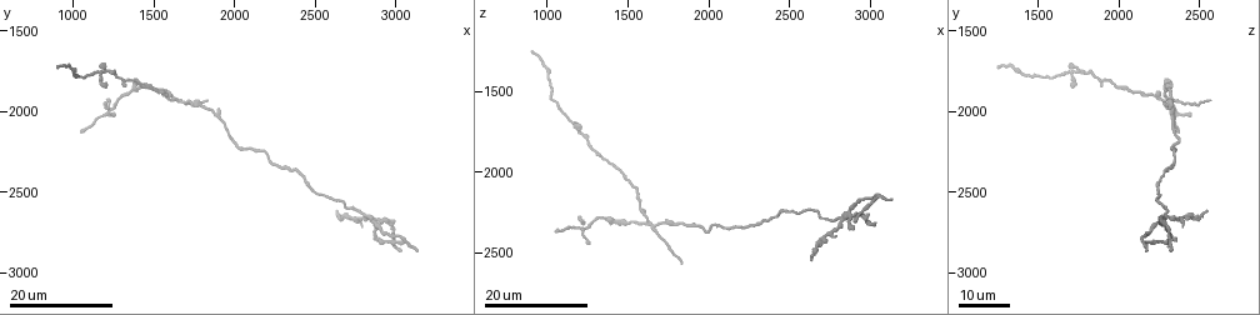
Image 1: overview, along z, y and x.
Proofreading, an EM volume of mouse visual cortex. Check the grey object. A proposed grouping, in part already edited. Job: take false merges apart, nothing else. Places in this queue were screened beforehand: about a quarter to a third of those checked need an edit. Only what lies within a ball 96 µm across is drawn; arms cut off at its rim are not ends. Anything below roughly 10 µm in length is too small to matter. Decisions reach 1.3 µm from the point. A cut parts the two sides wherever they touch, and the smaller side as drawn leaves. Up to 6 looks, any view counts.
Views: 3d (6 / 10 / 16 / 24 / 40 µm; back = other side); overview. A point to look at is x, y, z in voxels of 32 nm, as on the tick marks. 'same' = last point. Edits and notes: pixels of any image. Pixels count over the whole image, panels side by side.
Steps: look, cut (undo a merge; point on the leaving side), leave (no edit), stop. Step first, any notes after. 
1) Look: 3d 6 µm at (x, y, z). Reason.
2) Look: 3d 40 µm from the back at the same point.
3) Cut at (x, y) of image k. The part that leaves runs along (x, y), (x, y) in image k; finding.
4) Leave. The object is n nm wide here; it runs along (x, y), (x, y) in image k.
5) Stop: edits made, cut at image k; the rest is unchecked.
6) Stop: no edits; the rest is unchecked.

Look: 3d 16 µm at (2860, 2700, 2280). Four-way junction.

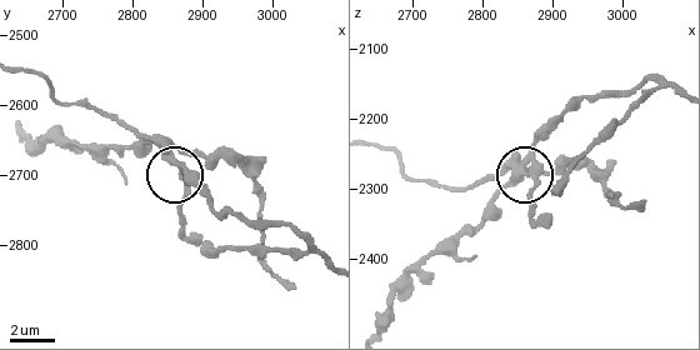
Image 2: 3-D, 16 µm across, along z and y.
Look: 3d 10 µm at (2860, 2680, 2270).

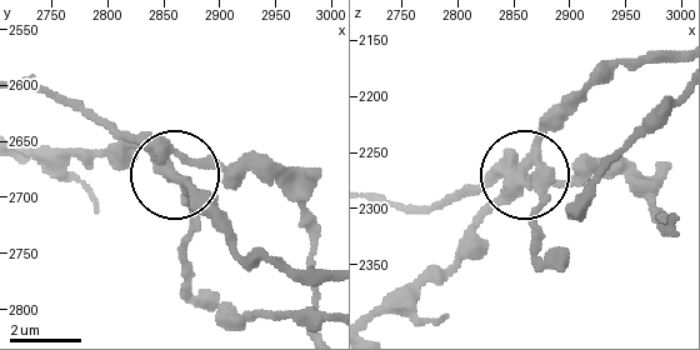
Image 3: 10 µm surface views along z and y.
Cut at (549, 173) of image 3. The object is 420 nm wide here; the part that leaves runs along (515, 176), (534, 143), (588, 89), (633, 63), (676, 63) in image 3; two neurons meet here.

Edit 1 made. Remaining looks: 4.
Look: 3d 16 µm at (1620, 1920, 2320). Branch point.

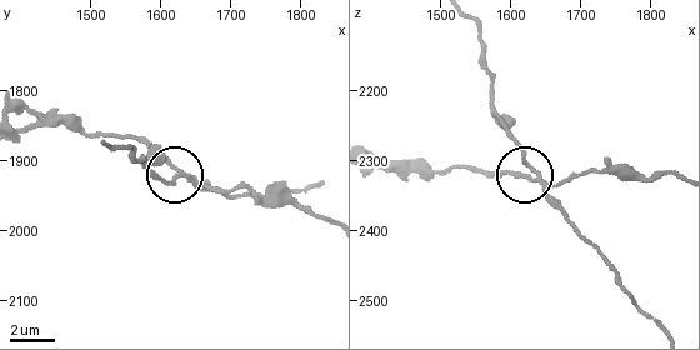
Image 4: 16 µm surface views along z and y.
Look: 3d 10 µm at the same point.

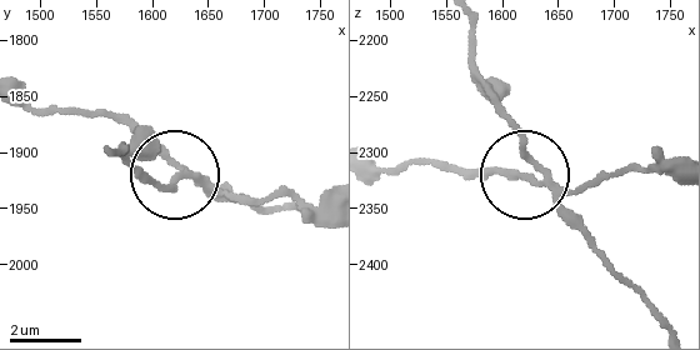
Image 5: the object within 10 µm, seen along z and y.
Cut at (580, 229) of image 5. 3 arms meet here; the part that leaves runs along (551, 183), (476, 69), (470, 24) in image 5; a second neuron is stuck on.

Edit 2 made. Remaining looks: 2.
Look: 3d 24 µm at (1240, 2000, 2360). Side arm on a straight run.

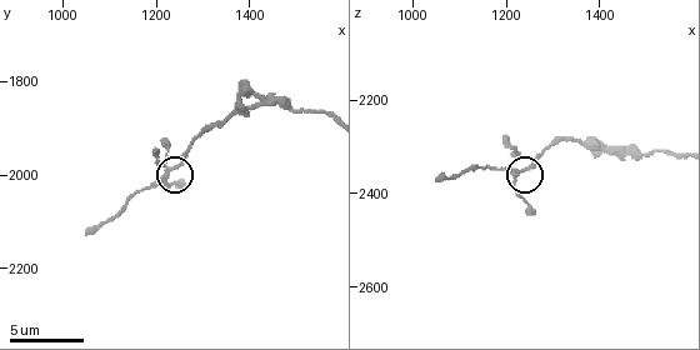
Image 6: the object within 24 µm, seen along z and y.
Look: 3d 10 µm at (1220, 2000, 2355).

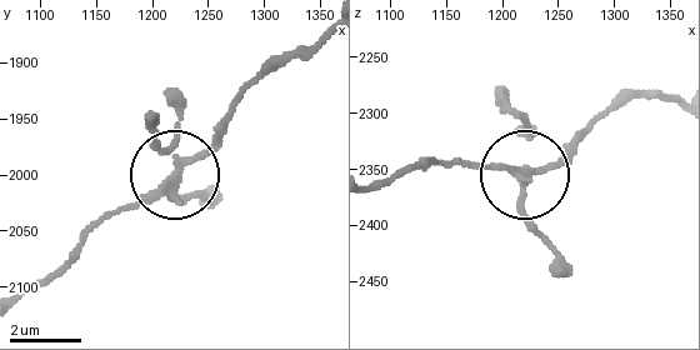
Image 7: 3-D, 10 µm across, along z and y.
Leave. 3 arms meet here; it runs along (676, 105), (623, 95), (560, 155), (525, 174), (438, 164) in image 7; all the same neuron.

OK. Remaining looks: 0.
Stop: edits made, cut at image 3, cut at image 5; the rest is unchecked.

